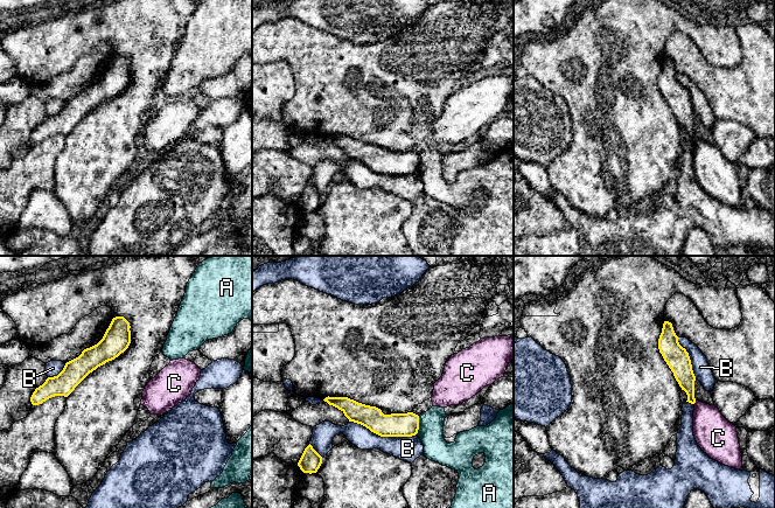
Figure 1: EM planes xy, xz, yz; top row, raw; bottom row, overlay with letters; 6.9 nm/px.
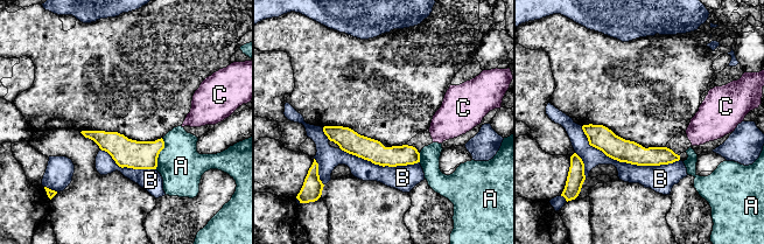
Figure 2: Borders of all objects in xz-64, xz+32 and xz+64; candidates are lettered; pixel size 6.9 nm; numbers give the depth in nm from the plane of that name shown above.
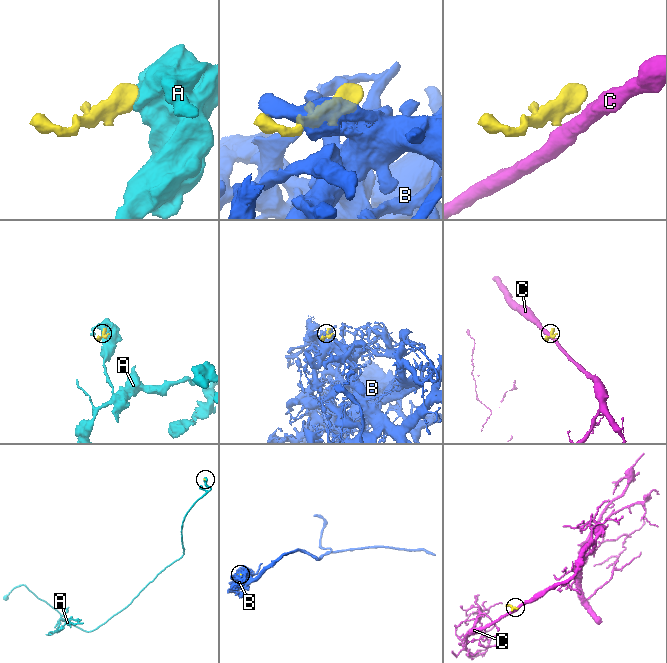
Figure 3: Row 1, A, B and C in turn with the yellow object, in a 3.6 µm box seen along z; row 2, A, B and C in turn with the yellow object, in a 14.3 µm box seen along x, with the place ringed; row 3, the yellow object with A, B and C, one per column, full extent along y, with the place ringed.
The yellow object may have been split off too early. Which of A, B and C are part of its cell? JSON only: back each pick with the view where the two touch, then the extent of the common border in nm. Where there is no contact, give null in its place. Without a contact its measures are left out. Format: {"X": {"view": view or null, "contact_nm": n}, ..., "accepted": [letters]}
{"B": {"view": "xz", "contact_nm": 480}, "accepted": ["B"]}

